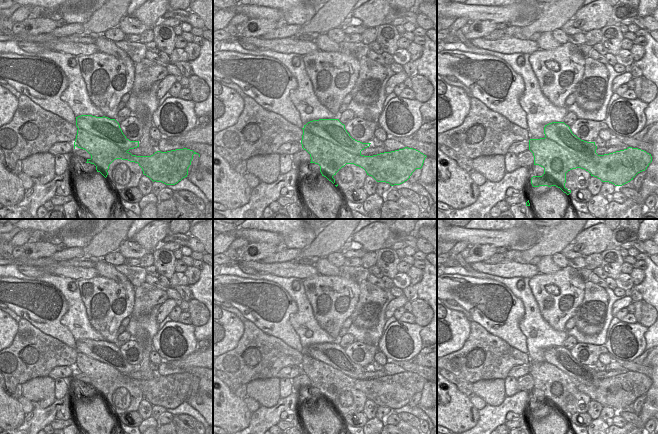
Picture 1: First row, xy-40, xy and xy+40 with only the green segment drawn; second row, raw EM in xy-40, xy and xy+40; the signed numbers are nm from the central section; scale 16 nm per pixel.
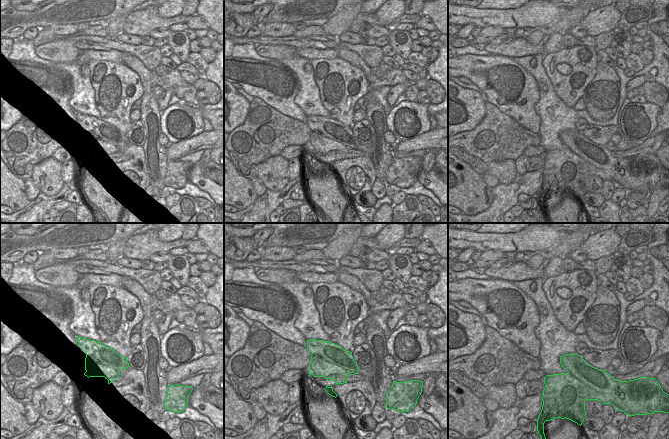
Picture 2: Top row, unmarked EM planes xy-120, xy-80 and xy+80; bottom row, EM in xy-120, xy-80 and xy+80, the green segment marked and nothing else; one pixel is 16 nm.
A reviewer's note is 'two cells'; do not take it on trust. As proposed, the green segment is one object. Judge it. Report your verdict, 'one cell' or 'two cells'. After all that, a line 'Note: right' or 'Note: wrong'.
two cells
Note: right

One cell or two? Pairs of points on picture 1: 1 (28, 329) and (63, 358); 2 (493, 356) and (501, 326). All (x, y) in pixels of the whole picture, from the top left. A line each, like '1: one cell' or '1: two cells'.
1: one cell
2: two cells

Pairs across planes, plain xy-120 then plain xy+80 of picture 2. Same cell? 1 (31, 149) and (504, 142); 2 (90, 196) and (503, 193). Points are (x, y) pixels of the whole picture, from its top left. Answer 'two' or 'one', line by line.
1: one
2: two

